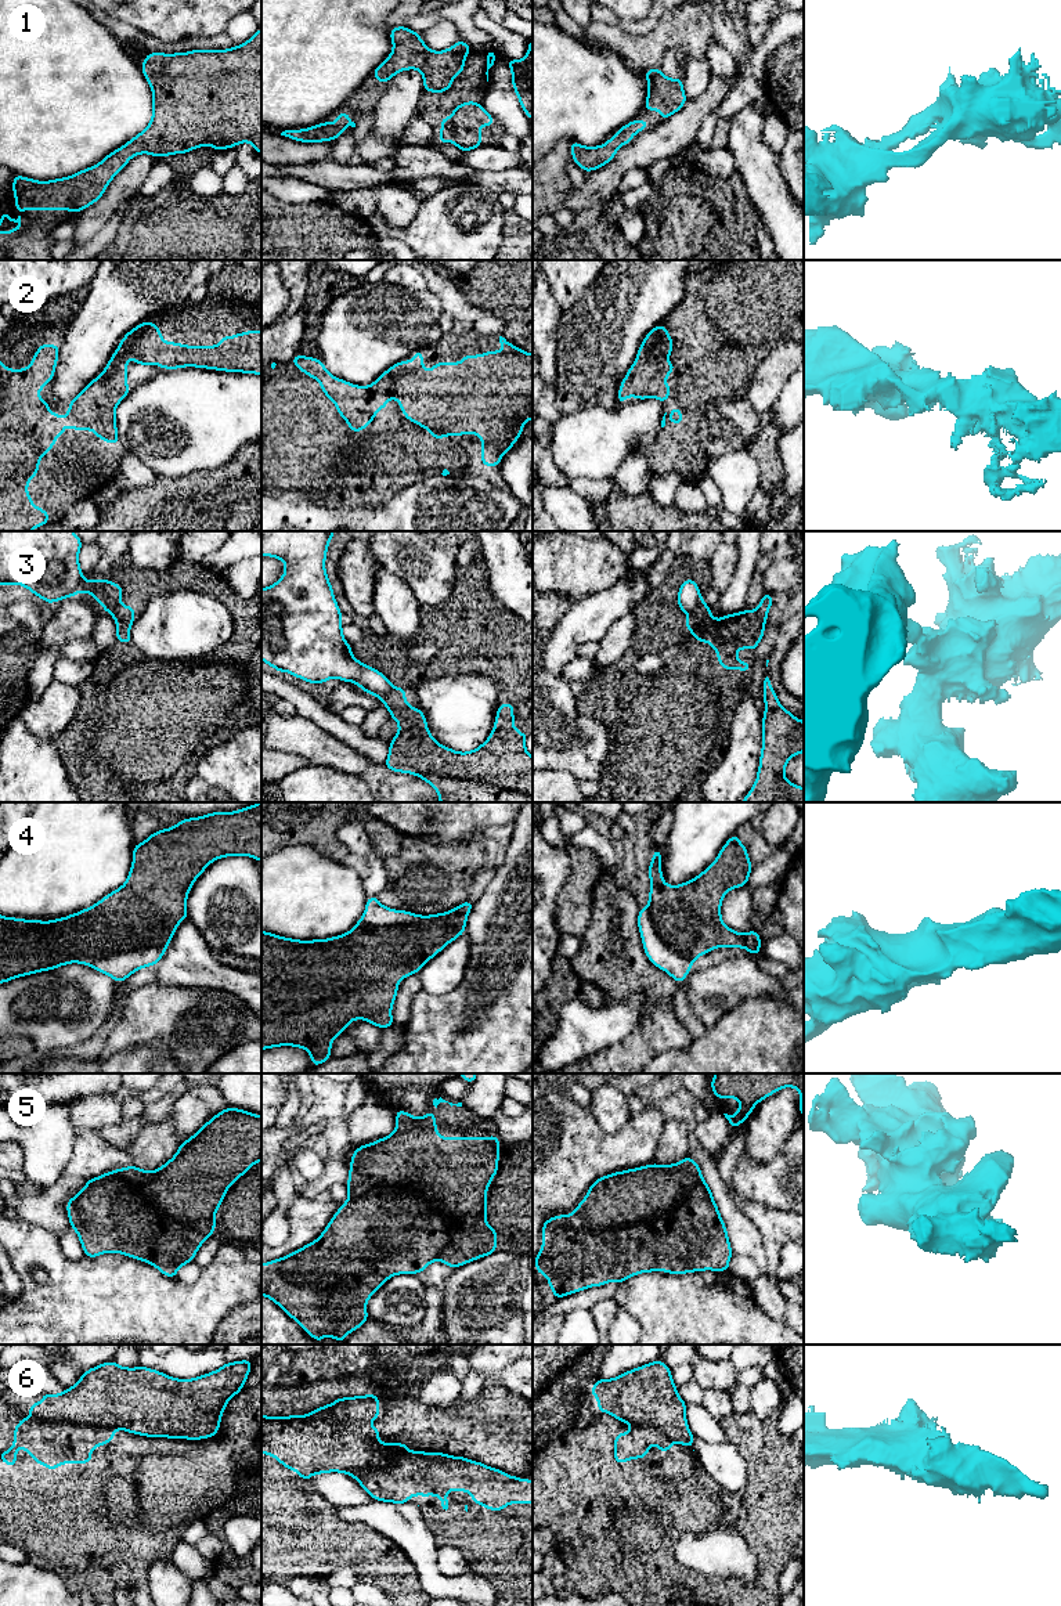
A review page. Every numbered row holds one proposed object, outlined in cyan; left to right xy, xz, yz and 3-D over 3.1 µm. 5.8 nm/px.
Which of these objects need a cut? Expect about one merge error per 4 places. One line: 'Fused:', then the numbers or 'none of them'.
Fused: 3, 6

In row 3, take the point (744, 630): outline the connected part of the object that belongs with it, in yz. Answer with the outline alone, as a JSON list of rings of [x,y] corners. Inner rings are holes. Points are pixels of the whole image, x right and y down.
[[[762,595],[757,609],[741,610],[736,614],[725,614],[715,620],[711,616],[711,607],[703,599],[696,609],[688,613],[686,629],[693,634],[693,639],[714,646],[718,654],[718,663],[723,670],[751,671],[753,665],[746,660],[737,658],[739,649],[757,650],[765,632],[768,610],[773,603],[773,595]]]

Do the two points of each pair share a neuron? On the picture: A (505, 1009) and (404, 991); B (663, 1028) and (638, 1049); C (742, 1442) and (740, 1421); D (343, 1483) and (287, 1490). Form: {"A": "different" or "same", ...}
{"A": "different", "B": "same", "C": "same", "D": "different"}

